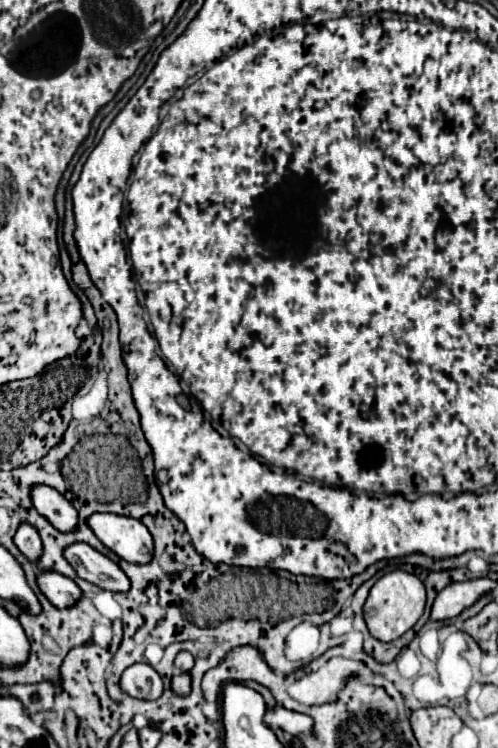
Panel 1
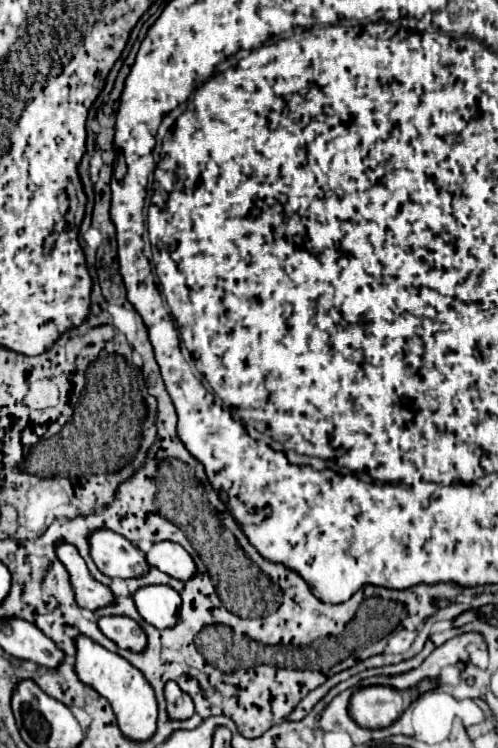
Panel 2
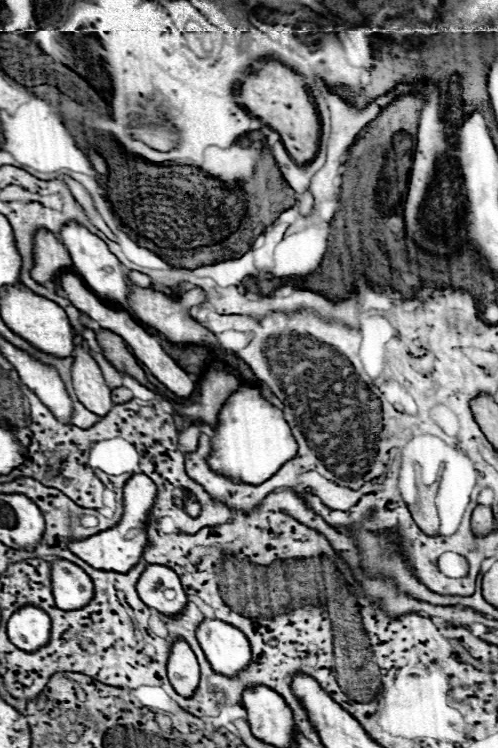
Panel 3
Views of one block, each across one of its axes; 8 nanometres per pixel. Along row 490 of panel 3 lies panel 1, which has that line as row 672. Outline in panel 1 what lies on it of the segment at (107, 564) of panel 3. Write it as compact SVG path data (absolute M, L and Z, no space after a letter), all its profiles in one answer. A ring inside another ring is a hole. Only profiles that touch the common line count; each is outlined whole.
M132 664L120 678L120 688L132 698L156 700L162 694L162 678L148 664Z

